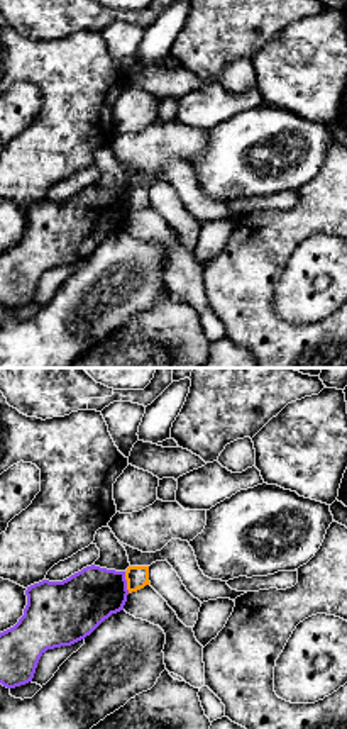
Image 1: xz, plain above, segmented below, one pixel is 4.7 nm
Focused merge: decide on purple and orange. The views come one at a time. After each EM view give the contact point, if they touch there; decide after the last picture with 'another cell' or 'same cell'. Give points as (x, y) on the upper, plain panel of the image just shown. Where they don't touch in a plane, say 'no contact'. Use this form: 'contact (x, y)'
contact (126, 202)

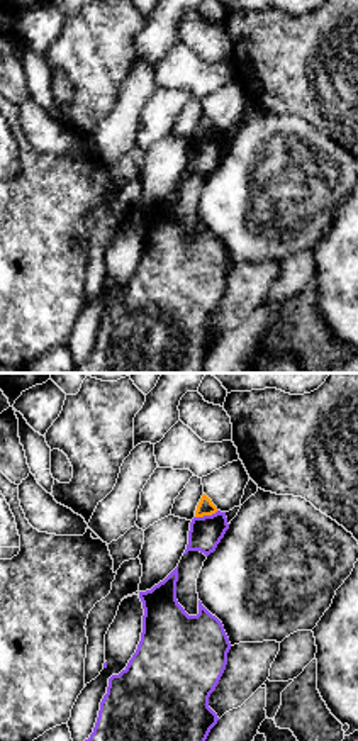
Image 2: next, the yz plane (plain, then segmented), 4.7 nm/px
contact (206, 136)

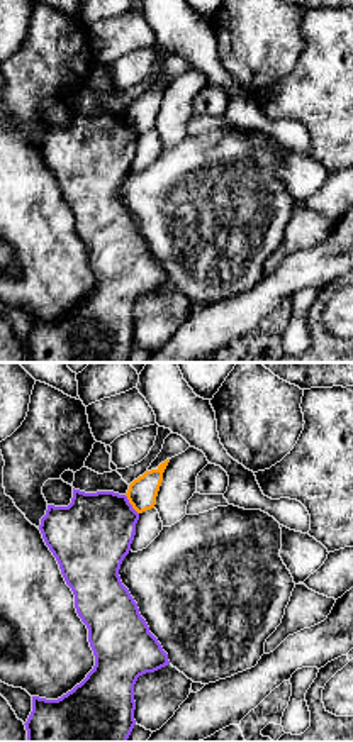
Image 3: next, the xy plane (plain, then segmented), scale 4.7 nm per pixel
contact (131, 126)

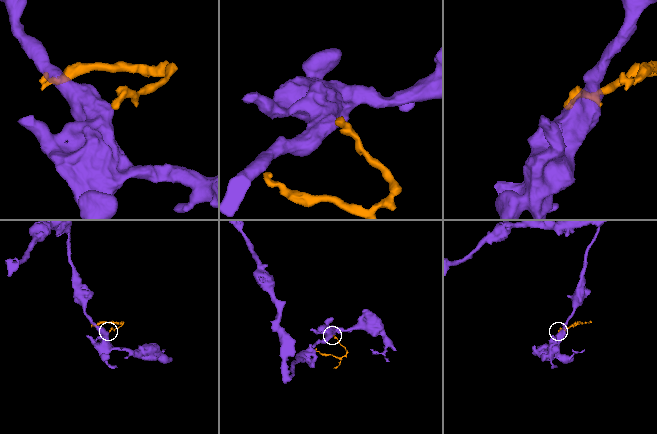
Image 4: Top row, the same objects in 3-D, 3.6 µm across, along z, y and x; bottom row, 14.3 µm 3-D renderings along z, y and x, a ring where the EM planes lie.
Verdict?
another cell

